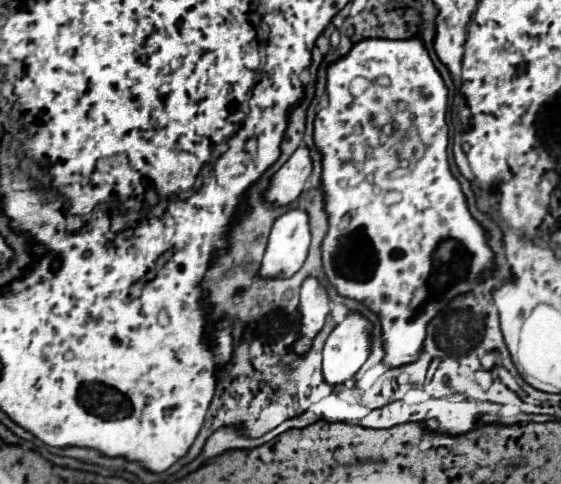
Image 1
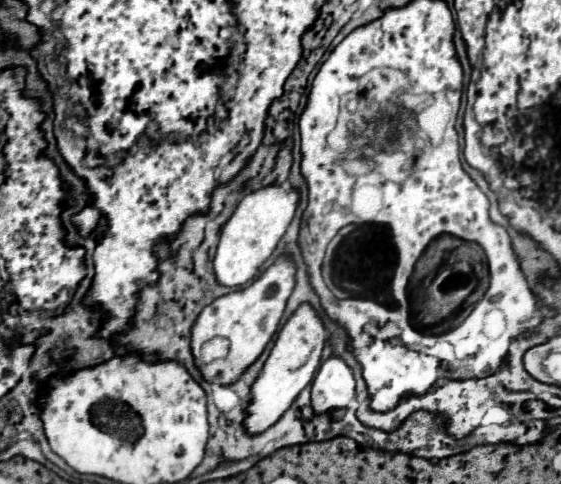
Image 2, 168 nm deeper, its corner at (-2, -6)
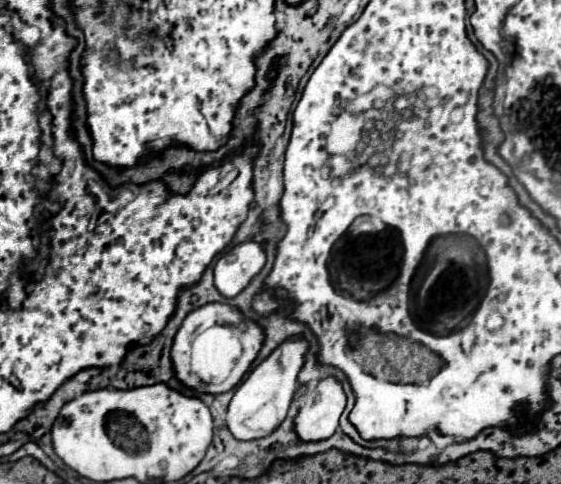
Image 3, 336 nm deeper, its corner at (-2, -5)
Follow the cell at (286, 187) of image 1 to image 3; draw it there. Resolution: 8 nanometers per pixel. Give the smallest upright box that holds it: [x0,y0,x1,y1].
[215,237,265,297]

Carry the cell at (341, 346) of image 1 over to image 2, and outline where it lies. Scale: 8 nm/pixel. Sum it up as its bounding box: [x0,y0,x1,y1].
[311,356,355,422]

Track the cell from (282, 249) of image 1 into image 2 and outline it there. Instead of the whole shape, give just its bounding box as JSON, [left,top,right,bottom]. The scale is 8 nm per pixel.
[191,256,295,386]

